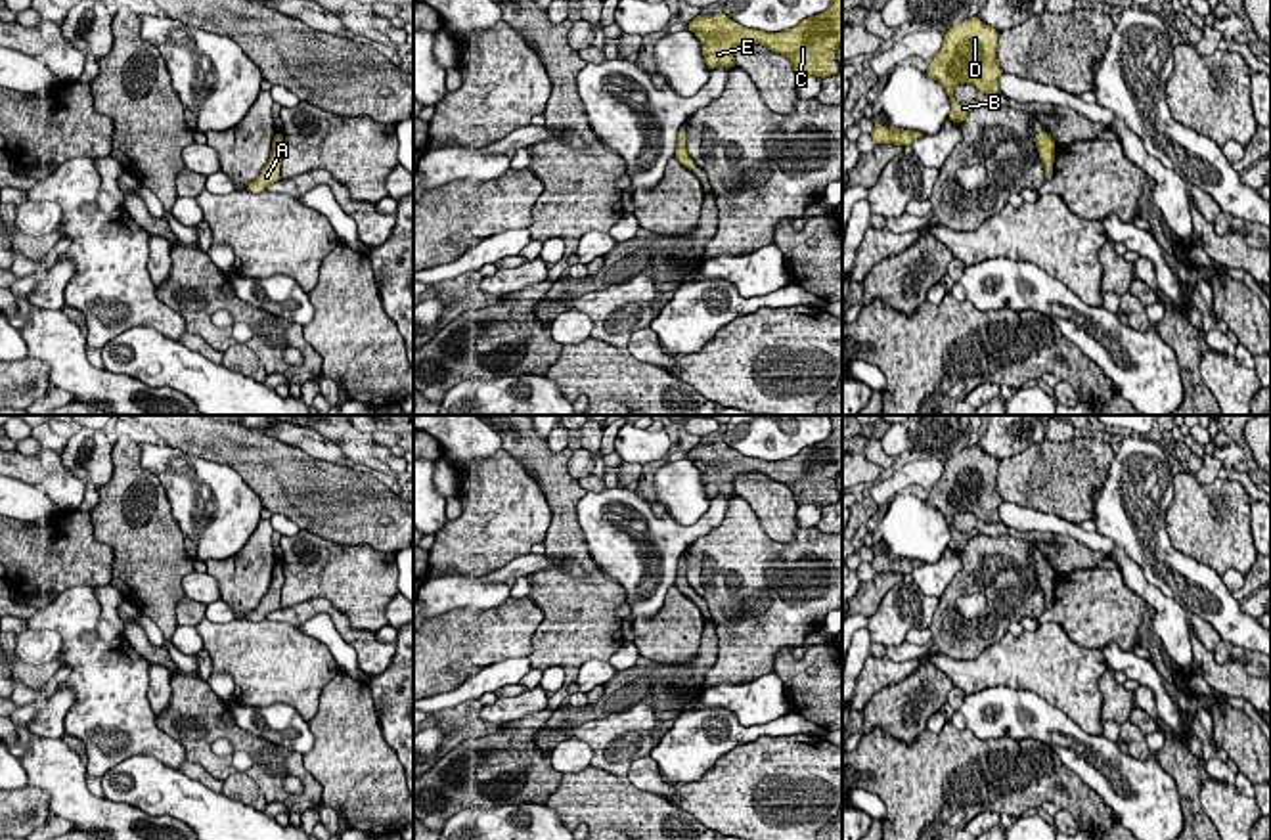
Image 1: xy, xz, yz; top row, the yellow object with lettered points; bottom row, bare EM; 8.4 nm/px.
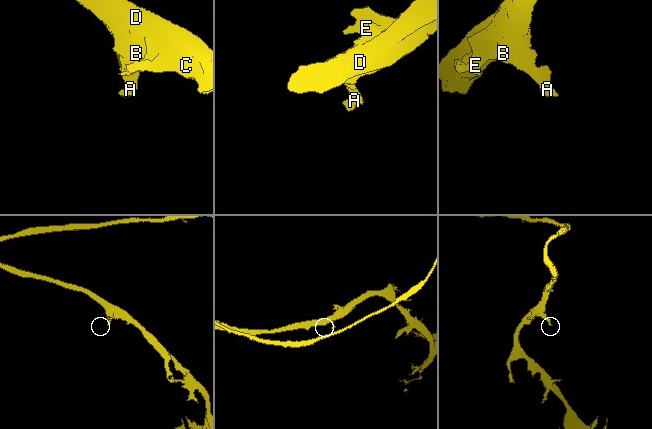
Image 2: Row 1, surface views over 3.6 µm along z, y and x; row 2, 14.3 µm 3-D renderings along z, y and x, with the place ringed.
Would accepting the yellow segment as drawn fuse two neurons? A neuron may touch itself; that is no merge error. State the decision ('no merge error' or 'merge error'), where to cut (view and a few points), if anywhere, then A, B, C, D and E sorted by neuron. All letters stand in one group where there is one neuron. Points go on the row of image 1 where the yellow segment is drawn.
no merge error; no cut; A B C D E

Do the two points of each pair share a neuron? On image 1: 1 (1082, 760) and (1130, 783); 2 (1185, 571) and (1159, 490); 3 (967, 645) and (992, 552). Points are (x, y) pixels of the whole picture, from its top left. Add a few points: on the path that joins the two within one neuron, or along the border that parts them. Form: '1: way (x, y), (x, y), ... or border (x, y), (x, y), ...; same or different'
1: way (1093, 762), (1099, 762), (1118, 779); same
2: way (1164, 552), (1153, 540), (1153, 511); same
3: way (994, 624), (1009, 618), (1009, 592), (1003, 578); same

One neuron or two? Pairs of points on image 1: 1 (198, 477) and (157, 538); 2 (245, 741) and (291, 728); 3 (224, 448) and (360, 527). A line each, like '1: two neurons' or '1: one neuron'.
1: two neurons
2: two neurons
3: one neuron

